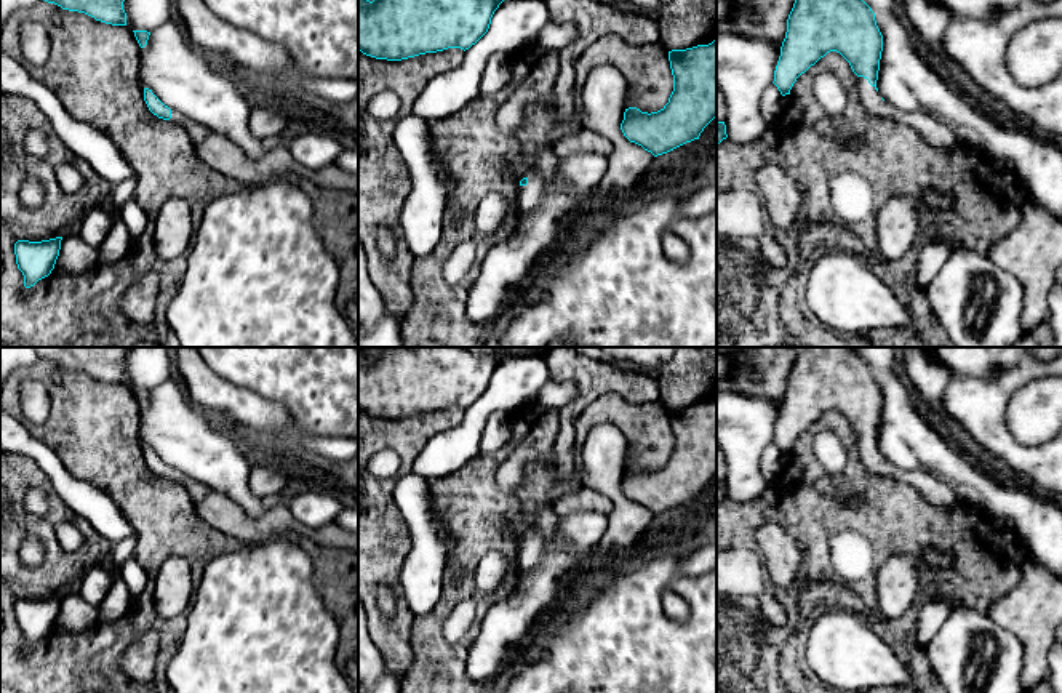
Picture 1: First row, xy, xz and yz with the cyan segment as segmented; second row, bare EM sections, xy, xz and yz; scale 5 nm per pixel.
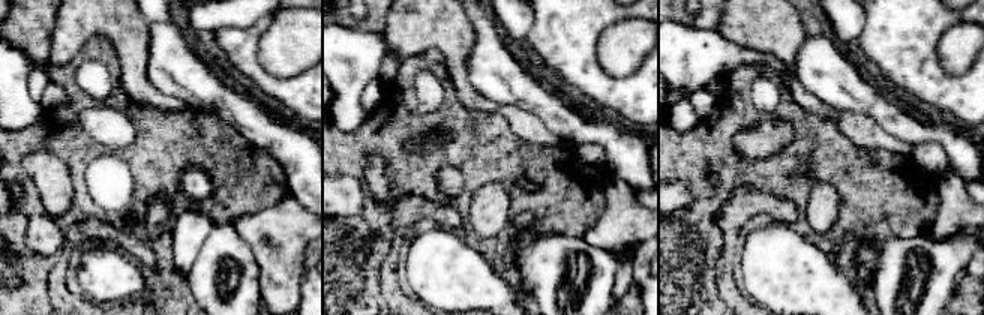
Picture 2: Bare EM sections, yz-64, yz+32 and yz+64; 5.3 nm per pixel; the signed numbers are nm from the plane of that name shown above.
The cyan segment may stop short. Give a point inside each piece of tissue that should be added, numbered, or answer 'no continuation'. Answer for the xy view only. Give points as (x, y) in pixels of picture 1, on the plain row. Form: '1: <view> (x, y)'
1: xy (197, 490)

